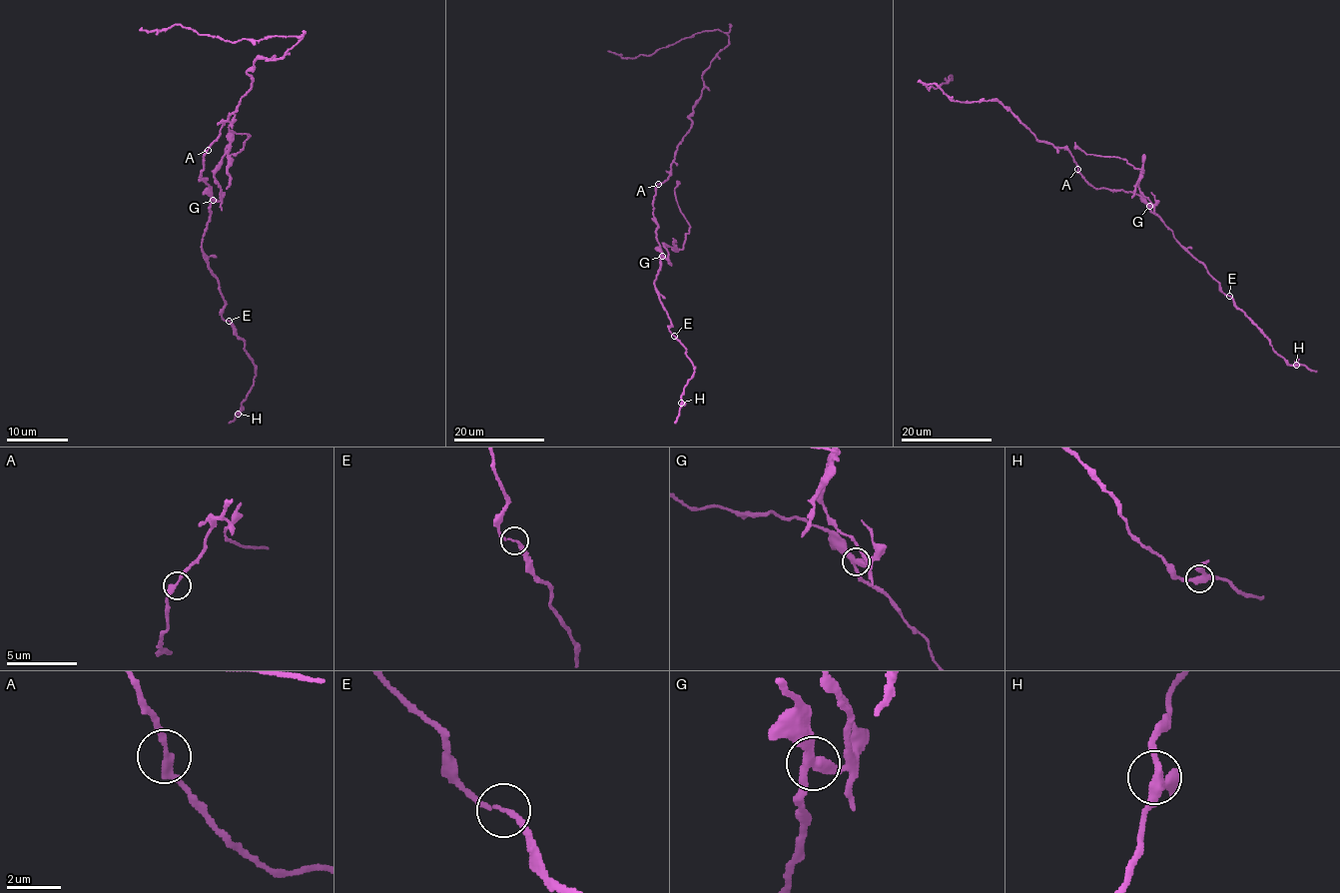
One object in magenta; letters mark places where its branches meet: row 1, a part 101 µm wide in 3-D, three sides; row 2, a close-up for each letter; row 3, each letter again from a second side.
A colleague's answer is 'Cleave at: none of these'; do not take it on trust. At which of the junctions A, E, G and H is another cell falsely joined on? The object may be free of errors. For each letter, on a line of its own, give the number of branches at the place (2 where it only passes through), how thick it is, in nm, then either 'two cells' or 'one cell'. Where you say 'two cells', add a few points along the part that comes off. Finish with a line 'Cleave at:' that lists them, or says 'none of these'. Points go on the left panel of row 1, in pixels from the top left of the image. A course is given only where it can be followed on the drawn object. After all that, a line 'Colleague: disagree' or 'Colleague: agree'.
A: 2 branches meet; 280 nm thick; one cell
E: 2 branches meet; 160 nm thick; one cell
G: 3 branches meet; 340 nm thick; two cells; foreign part runs (212, 199), (218, 201), (220, 195), (215, 167), (226, 155), (238, 153), (249, 137), (229, 129), (235, 114)
H: 3 branches meet; 320 nm thick; one cell
Cleave at: G
Colleague: disagree

